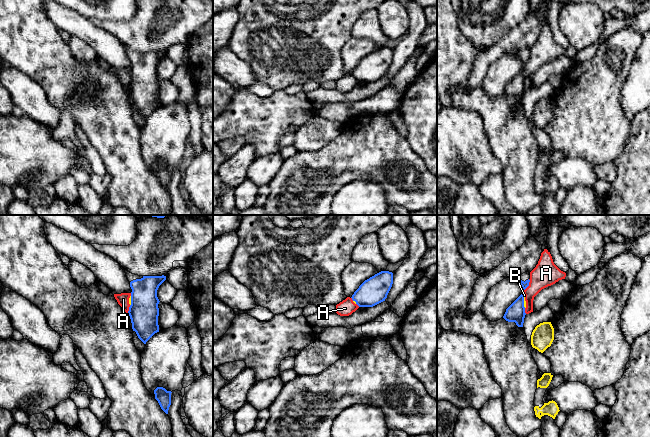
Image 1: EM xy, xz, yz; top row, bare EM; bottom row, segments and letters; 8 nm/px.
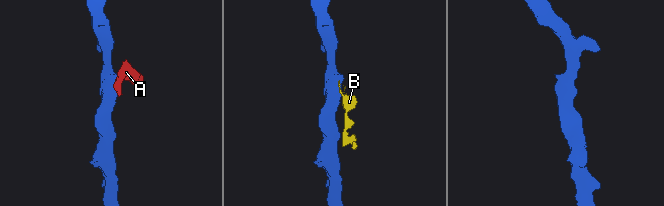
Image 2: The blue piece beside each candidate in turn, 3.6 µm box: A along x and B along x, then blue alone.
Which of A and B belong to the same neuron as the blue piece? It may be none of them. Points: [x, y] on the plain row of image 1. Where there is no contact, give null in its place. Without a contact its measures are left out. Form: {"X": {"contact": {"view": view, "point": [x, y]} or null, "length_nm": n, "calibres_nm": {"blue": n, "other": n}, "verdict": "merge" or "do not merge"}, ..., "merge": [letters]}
{"A": {"contact": {"view": "yz", "point": [528, 61]}, "length_nm": 100, "calibres_nm": {"blue": 50, "other": 200}, "verdict": "do not merge"}, "B": {"contact": {"view": "yz", "point": [523, 77]}, "length_nm": 110, "calibres_nm": {"blue": 150, "other": 20}, "verdict": "do not merge"}, "merge": []}

